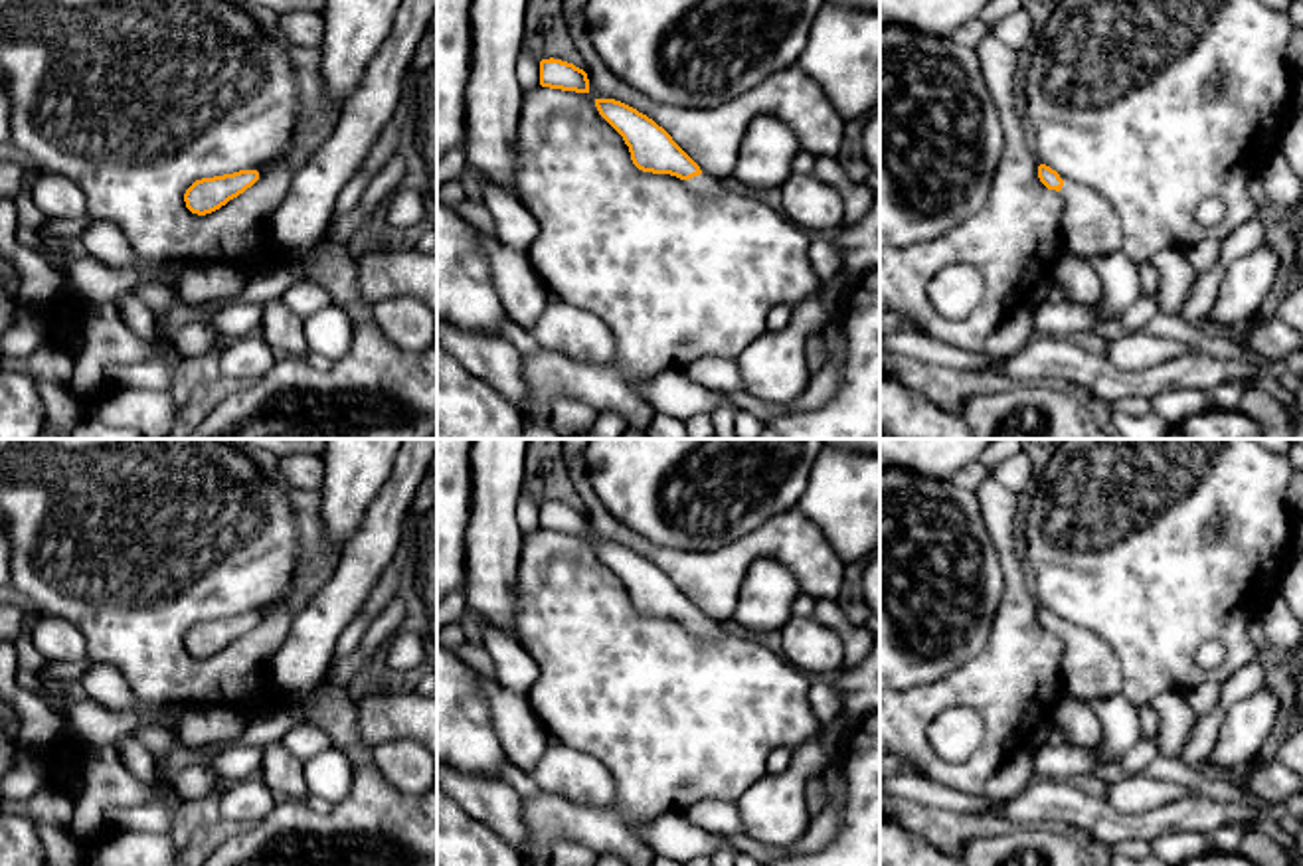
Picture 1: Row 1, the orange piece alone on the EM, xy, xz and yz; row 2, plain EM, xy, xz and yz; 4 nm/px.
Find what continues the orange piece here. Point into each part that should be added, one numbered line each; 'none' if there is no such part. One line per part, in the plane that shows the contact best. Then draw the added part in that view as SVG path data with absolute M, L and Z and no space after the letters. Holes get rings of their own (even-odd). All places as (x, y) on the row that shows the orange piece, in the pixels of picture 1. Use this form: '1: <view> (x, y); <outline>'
1: xz (704, 186); M700 174L688 180L690 192L700 200L712 200L724 194L726 182L712 178L710 174Z

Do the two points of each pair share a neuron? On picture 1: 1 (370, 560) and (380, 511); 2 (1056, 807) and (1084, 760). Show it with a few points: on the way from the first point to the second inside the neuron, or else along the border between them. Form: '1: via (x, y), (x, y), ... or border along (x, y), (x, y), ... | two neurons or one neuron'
1: via (372, 548), (380, 534), (380, 522) | one neuron
2: border along (1037, 778), (1072, 781) | two neurons

